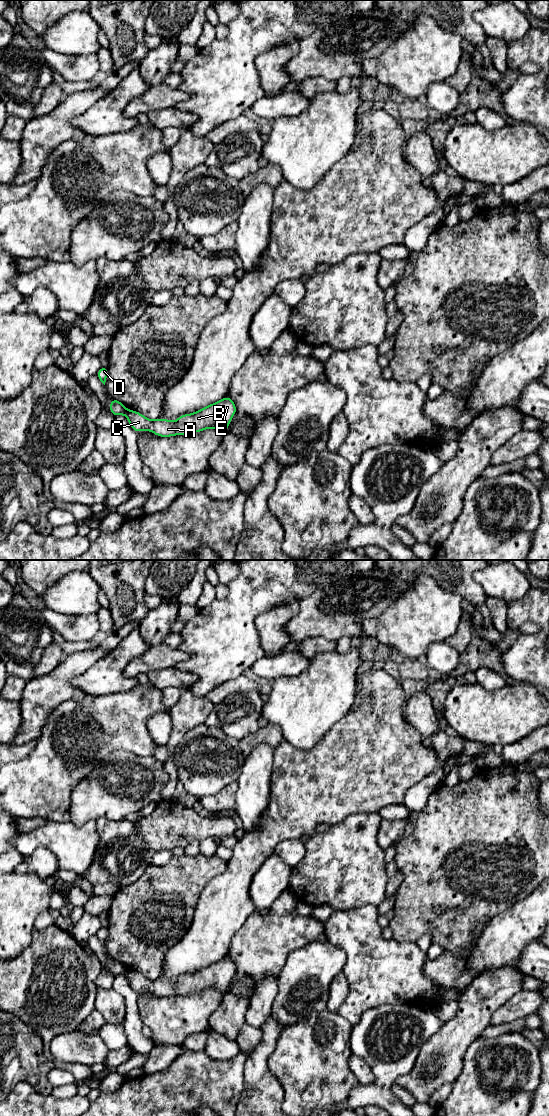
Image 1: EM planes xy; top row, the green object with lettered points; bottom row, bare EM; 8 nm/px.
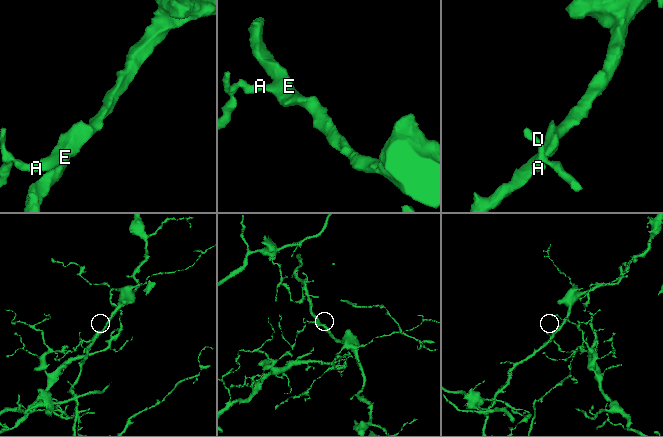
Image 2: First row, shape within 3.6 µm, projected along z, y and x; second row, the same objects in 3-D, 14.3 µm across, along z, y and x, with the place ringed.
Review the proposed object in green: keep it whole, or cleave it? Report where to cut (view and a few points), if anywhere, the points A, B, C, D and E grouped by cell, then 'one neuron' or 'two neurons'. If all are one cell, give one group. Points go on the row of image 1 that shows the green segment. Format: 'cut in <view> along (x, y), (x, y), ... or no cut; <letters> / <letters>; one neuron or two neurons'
cut in xy along (127, 409), (123, 413); A B C E / D; two neurons

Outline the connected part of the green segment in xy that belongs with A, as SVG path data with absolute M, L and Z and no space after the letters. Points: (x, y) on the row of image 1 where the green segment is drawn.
M227 395L222 400L210 404L197 412L178 417L175 422L163 418L150 420L141 413L129 409L124 414L131 428L137 433L149 430L156 436L171 437L202 432L208 428L214 428L225 434L236 412L235 403Z

